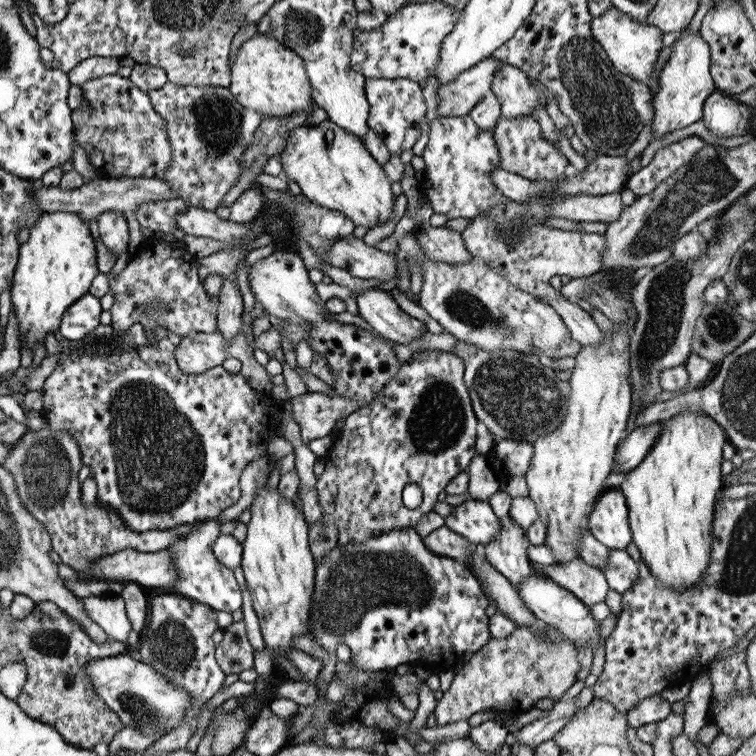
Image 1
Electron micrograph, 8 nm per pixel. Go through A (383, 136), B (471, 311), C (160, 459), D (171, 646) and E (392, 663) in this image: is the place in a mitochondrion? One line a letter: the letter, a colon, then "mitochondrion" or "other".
A: other
B: mitochondrion
C: mitochondrion
D: mitochondrion
E: other

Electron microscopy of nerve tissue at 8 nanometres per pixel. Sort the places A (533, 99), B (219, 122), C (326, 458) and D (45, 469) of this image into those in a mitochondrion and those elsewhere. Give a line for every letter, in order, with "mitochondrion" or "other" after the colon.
A: other
B: mitochondrion
C: other
D: mitochondrion

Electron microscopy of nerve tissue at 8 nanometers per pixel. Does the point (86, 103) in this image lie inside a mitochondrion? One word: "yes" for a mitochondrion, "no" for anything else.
no

